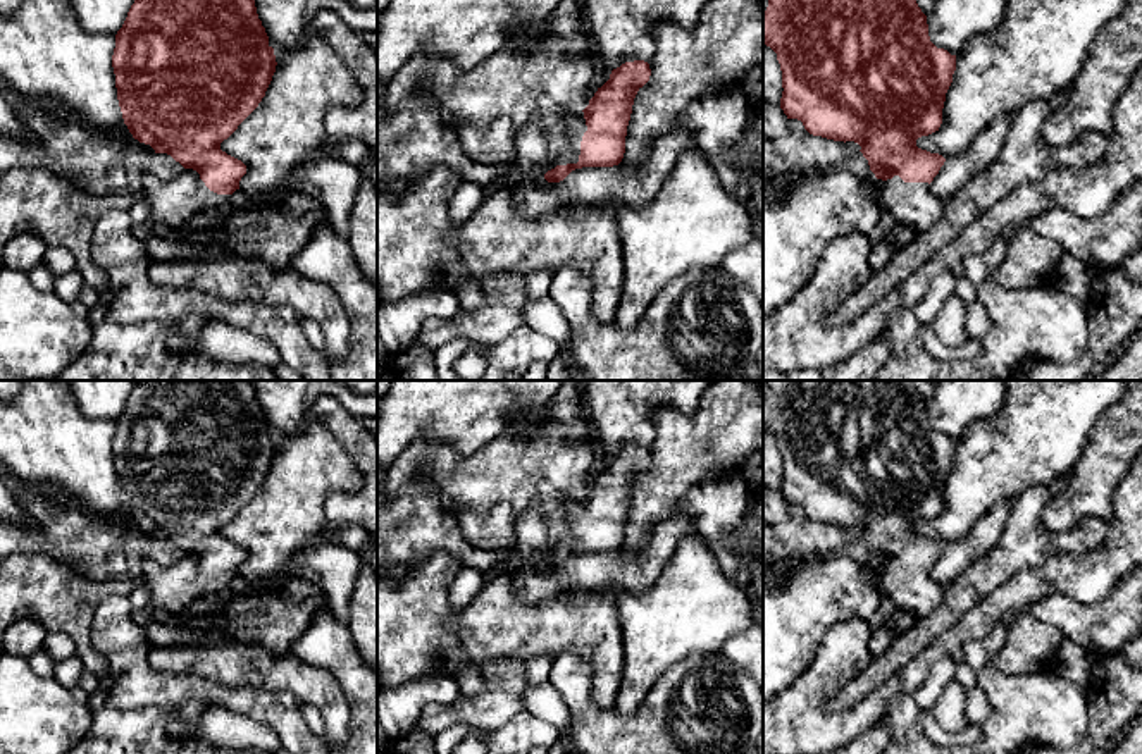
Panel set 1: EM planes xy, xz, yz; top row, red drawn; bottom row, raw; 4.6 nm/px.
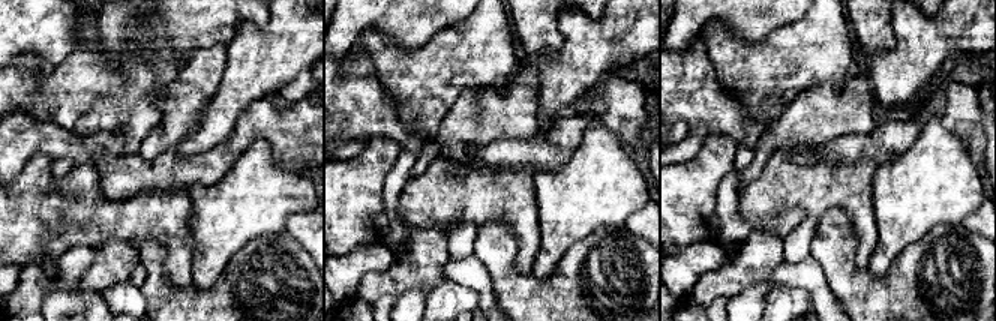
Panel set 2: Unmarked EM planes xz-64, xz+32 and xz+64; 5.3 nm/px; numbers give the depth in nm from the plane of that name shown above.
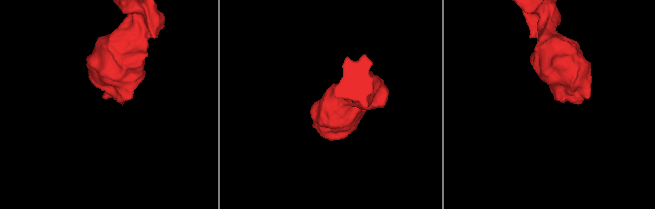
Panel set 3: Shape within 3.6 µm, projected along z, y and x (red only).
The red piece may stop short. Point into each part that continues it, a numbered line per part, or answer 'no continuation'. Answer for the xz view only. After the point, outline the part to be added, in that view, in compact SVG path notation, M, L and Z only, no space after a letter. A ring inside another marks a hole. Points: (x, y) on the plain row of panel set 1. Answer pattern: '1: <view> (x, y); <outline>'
1: xz (531, 537); M539 496L529 504L522 506L518 520L515 523L515 537L508 546L517 554L548 558L556 551L577 549L580 541L580 527L587 516L582 496L560 496L556 499L548 499ZM558 501L563 504L568 528L556 541L549 539L544 511L549 503Z

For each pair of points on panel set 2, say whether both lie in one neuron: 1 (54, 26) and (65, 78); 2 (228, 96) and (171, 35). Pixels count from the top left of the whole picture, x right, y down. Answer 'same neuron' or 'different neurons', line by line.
1: different neurons
2: different neurons

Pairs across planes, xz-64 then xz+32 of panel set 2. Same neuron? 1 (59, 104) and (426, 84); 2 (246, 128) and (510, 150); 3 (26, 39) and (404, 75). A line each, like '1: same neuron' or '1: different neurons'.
1: same neuron
2: same neuron
3: different neurons

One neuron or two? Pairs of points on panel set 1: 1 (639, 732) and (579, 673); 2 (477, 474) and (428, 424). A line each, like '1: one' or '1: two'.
1: one
2: two

